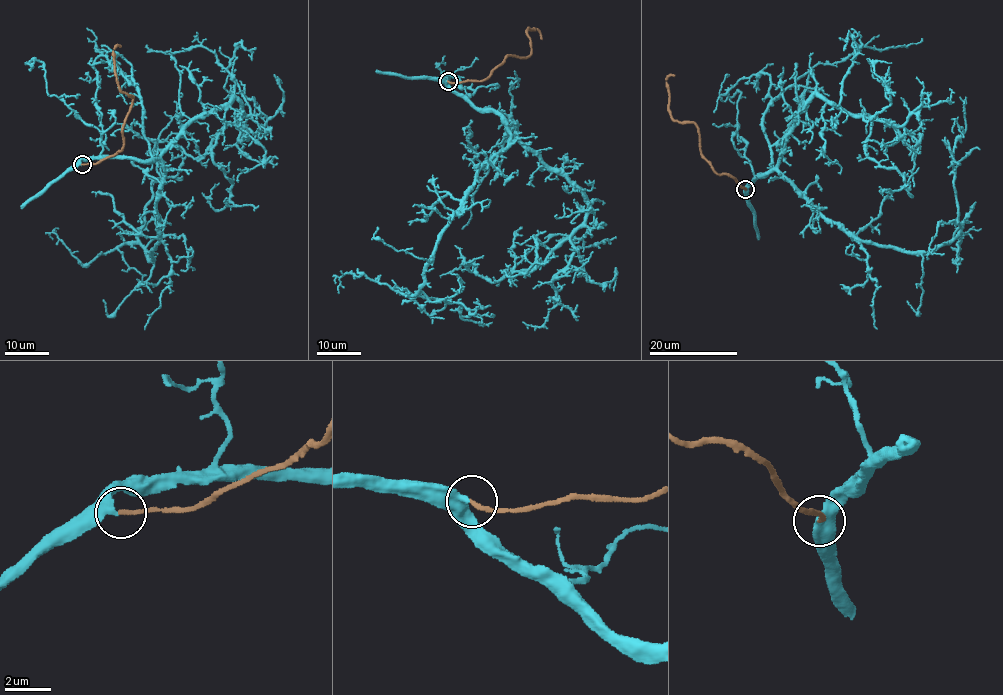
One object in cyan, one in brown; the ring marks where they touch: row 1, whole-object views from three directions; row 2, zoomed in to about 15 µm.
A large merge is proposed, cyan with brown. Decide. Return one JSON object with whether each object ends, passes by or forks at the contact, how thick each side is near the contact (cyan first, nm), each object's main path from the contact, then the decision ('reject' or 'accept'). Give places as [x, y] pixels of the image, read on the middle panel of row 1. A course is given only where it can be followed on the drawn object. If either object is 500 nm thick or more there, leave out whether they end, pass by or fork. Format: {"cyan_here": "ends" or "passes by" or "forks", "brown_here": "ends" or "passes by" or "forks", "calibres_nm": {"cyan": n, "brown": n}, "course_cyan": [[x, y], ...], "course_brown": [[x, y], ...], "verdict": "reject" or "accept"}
{"cyan_here": "ends", "brown_here": "ends", "calibres_nm": {"cyan": 440, "brown": 200}, "course_cyan": [[448, 81], [477, 107], [494, 109], [511, 137], [480, 168], [415, 294], [458, 303], [465, 316], [491, 315]], "course_brown": [[448, 81], [483, 81], [508, 55], [524, 58], [530, 54], [529, 28], [536, 29], [542, 39]], "verdict": "reject"}

